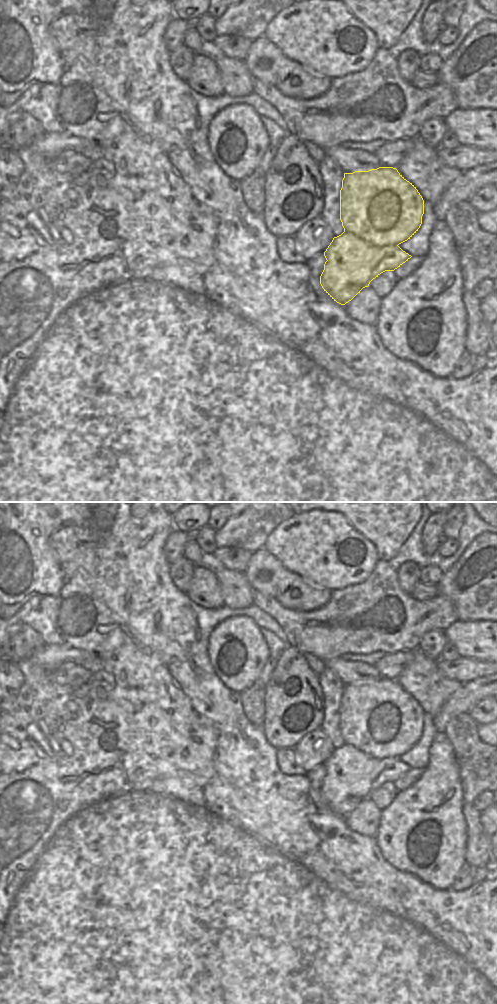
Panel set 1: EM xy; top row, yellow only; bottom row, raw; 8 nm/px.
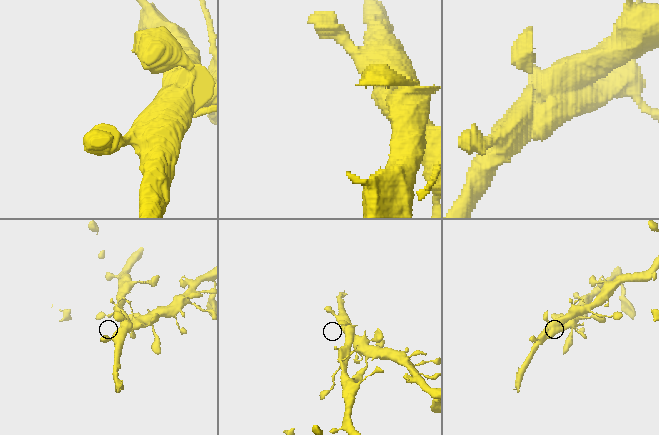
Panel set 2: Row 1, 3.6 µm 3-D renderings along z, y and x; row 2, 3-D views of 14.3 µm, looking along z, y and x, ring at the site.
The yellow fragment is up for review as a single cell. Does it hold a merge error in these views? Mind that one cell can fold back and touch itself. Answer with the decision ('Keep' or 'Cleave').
Cleave

